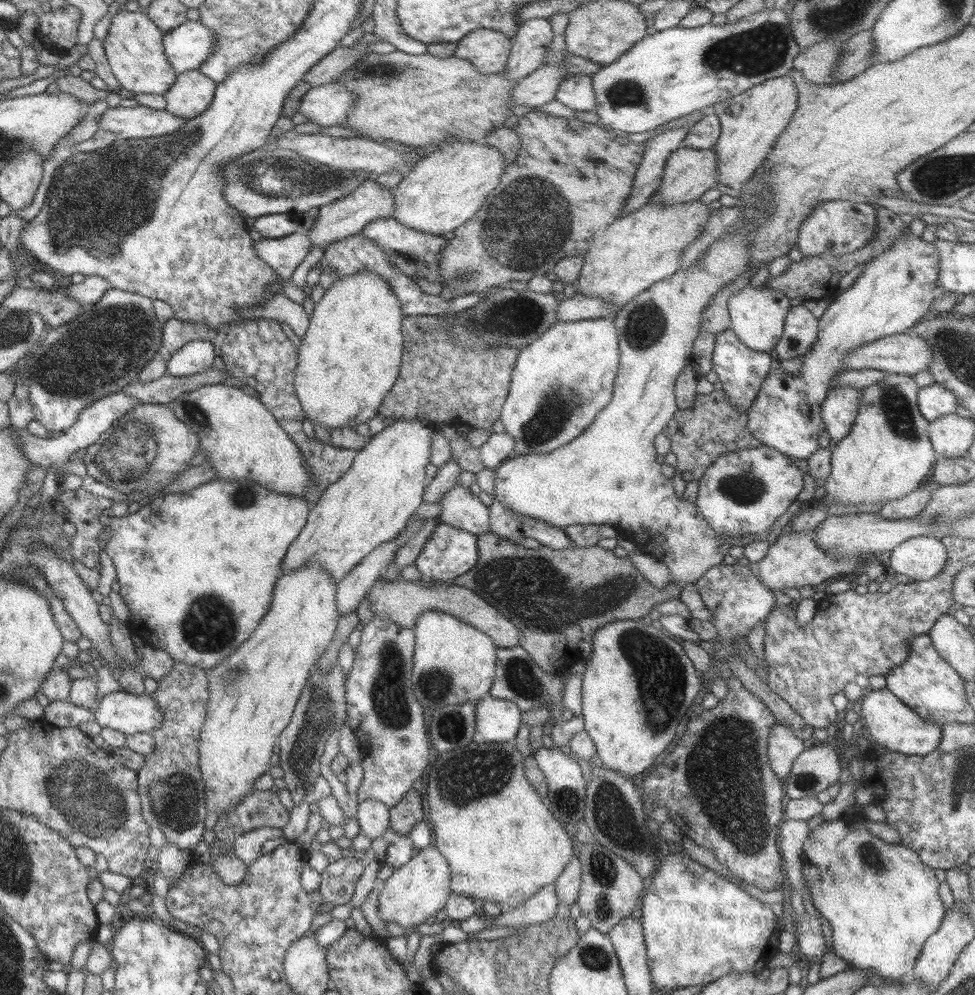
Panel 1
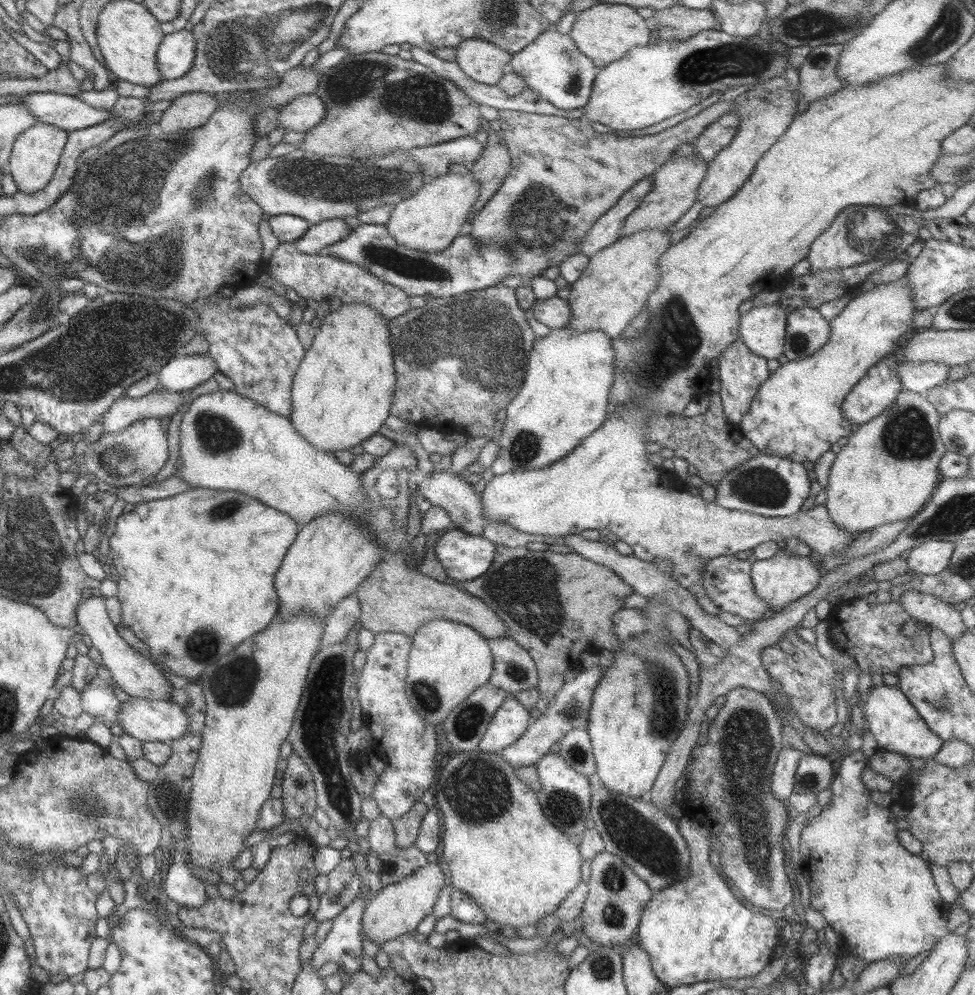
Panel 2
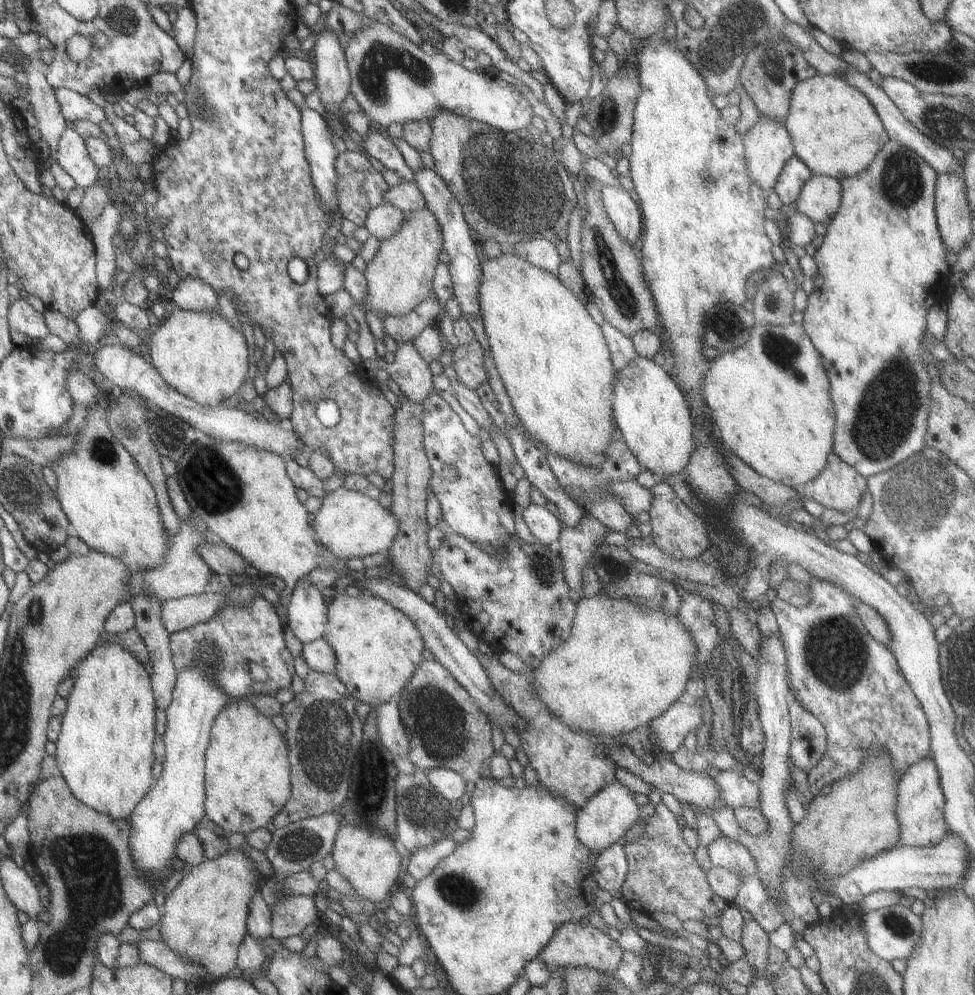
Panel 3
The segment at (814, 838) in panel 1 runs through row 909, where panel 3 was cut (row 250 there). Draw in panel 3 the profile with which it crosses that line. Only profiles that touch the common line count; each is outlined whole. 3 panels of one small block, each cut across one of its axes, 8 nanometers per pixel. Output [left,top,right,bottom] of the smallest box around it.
[801,140,950,478]

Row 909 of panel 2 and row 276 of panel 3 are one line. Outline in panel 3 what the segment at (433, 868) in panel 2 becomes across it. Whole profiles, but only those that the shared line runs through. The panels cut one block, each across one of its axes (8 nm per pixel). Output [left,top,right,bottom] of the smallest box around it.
[359,207,442,319]

